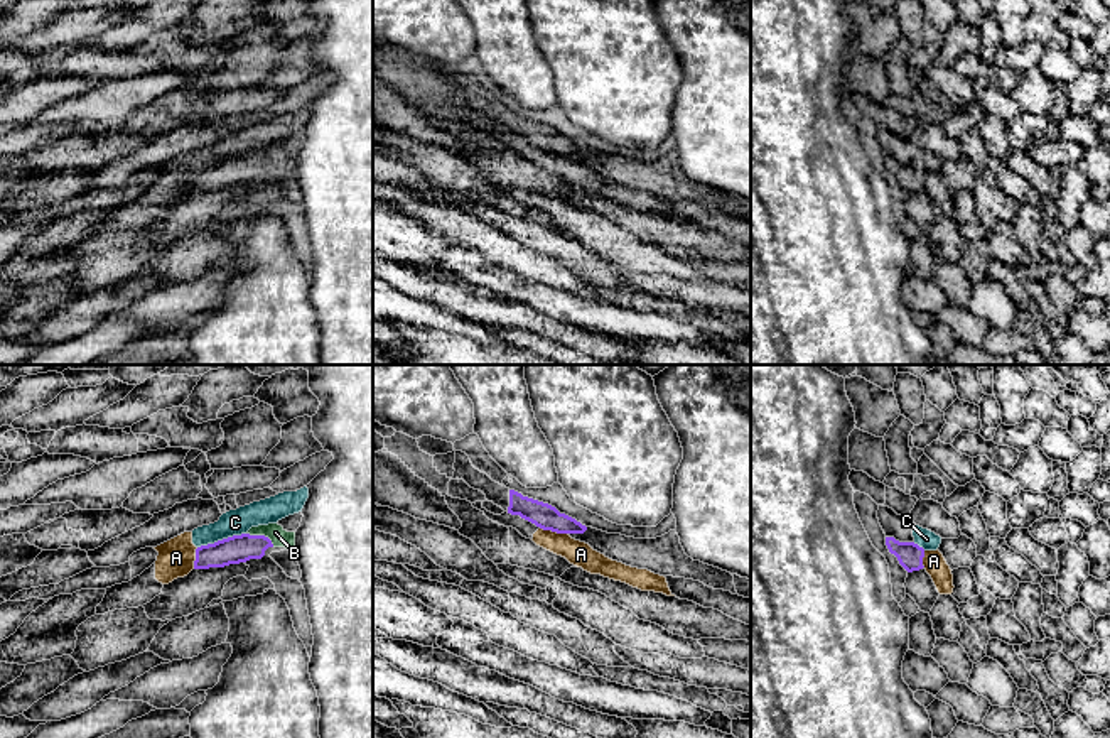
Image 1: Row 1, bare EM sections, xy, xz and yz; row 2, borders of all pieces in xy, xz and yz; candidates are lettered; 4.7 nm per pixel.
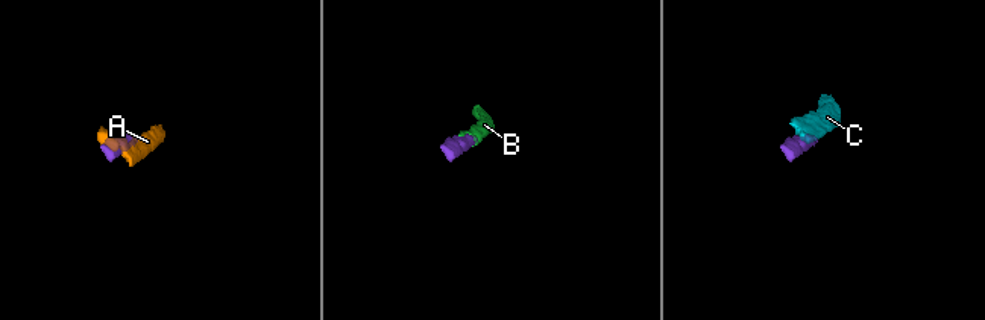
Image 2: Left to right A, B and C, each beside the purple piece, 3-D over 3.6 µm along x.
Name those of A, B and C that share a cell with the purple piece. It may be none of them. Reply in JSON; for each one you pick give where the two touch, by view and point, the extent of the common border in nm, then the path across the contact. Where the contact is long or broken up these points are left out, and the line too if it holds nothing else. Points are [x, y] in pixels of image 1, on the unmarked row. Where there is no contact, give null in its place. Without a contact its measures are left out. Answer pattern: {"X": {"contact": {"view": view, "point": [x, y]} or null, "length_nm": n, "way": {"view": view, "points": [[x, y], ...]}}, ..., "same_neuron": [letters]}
{"B": {"contact": {"view": "xy", "point": [262, 157]}, "length_nm": 150, "way": {"view": "xy", "points": [[235, 171], [250, 168], [262, 157], [275, 154]]}}, "same_neuron": ["B"]}

